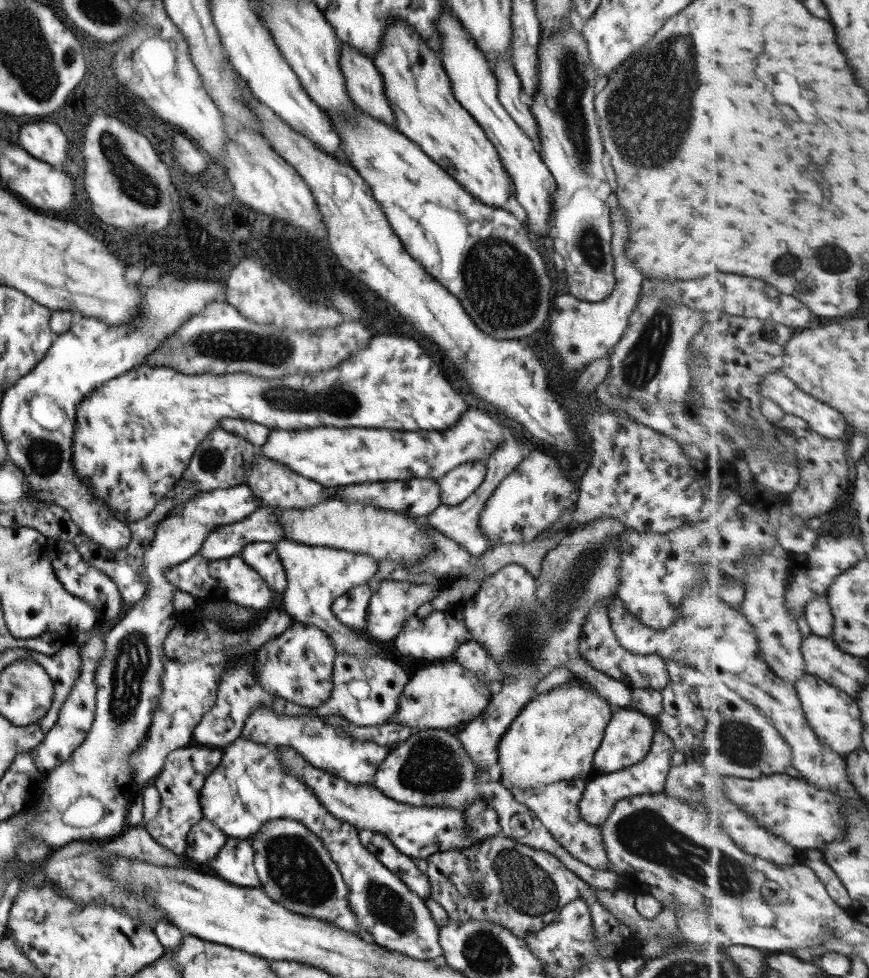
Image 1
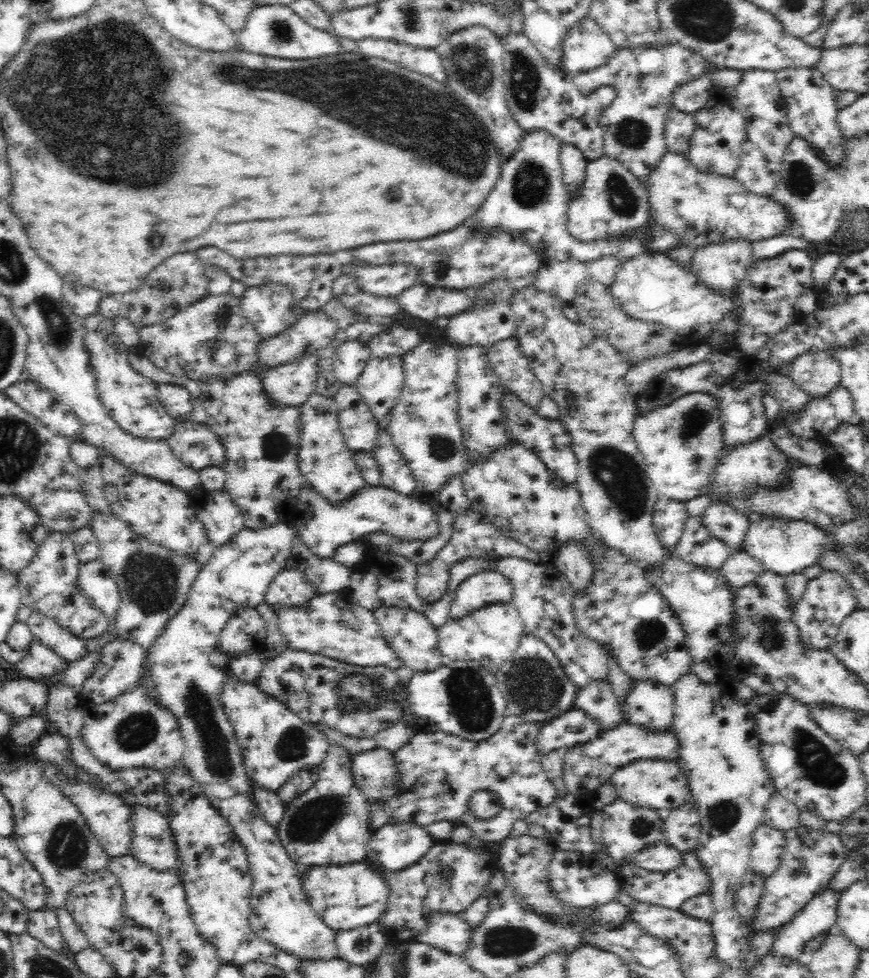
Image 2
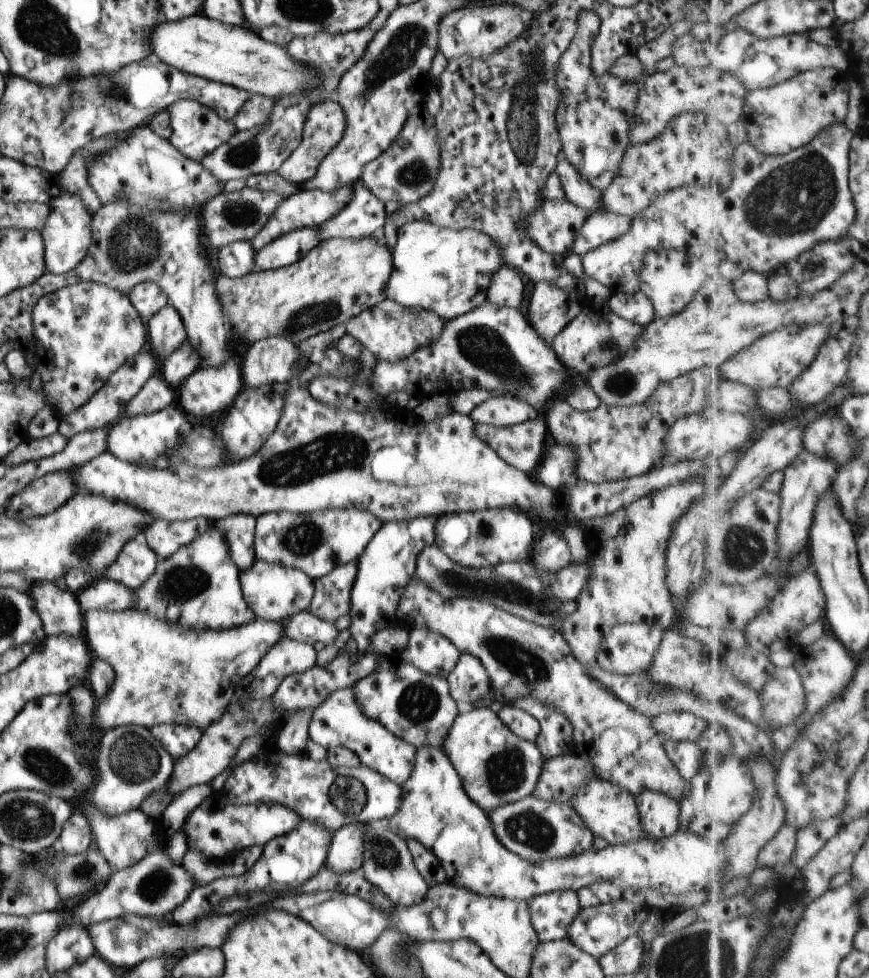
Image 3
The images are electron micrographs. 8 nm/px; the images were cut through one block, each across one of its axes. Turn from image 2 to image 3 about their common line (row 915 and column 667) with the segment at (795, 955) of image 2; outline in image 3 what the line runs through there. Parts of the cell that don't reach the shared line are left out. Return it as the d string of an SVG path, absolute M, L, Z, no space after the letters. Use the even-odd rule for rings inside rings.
M644 790L635 796L642 831L647 839L662 839L678 832L679 804L664 793Z

